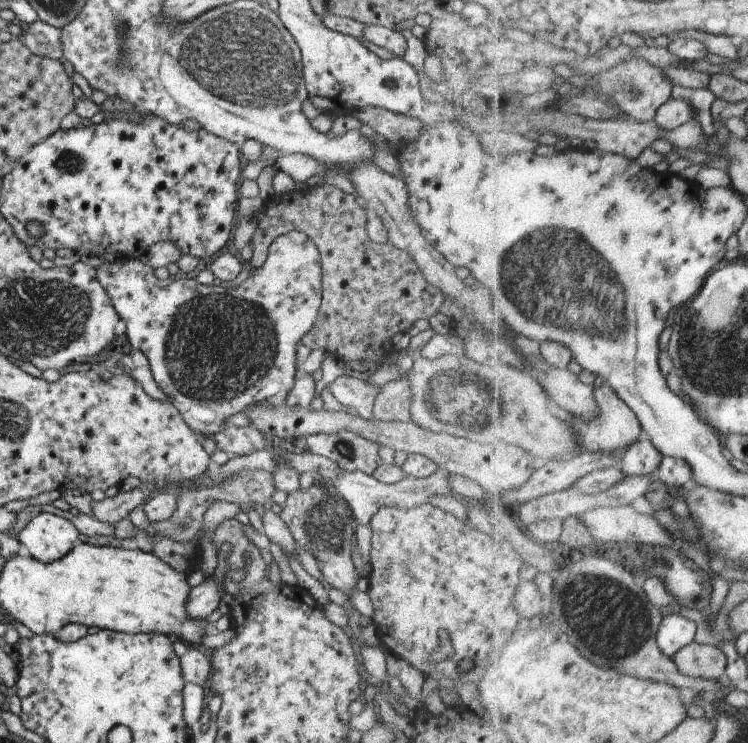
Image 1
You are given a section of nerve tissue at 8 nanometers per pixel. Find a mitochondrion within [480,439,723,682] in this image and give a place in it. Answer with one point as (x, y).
(612, 621)

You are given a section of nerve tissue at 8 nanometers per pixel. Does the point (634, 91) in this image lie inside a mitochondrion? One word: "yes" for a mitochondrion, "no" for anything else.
yes

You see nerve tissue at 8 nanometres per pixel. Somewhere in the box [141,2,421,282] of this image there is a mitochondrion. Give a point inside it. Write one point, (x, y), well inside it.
(238, 58)

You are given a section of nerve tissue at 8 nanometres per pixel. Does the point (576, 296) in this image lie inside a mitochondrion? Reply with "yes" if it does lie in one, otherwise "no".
yes

